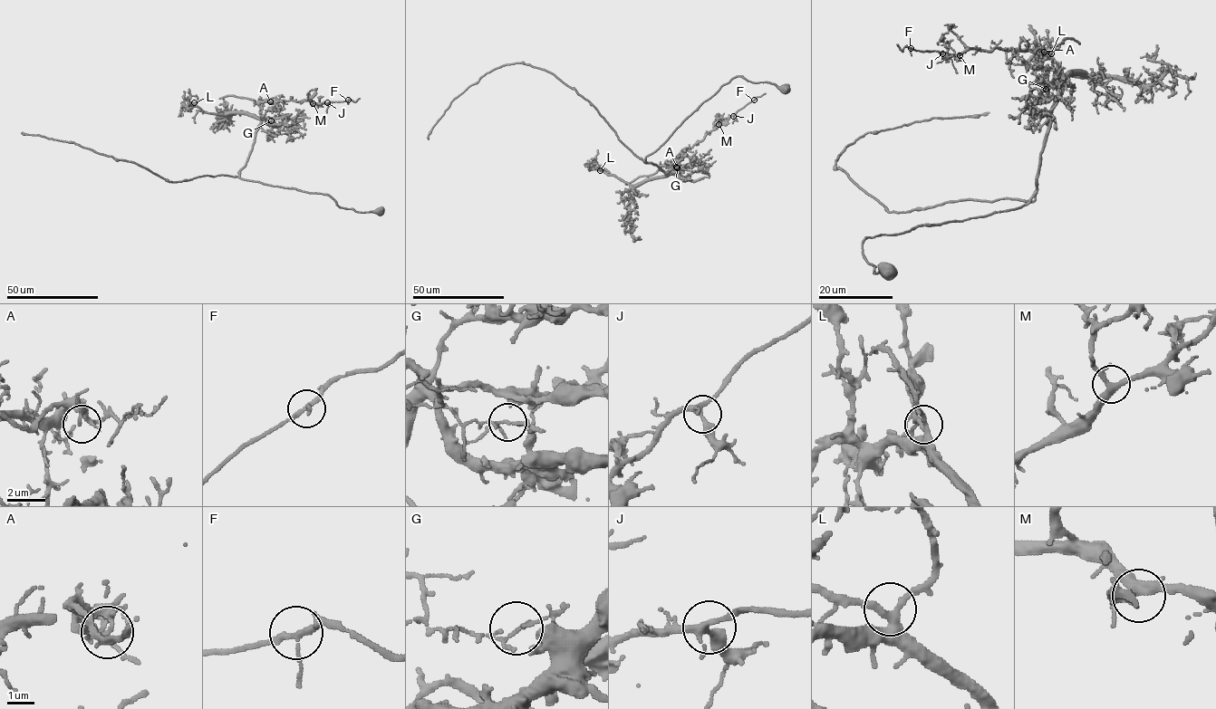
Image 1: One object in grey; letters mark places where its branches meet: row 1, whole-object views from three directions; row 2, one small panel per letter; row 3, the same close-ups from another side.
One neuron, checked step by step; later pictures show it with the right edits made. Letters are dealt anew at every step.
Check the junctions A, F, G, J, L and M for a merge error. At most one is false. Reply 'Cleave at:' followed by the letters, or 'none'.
Cleave at: G

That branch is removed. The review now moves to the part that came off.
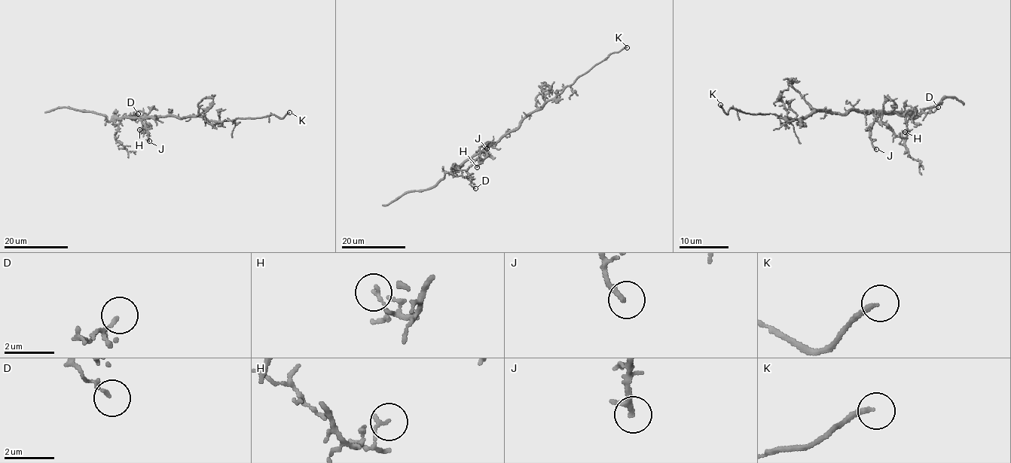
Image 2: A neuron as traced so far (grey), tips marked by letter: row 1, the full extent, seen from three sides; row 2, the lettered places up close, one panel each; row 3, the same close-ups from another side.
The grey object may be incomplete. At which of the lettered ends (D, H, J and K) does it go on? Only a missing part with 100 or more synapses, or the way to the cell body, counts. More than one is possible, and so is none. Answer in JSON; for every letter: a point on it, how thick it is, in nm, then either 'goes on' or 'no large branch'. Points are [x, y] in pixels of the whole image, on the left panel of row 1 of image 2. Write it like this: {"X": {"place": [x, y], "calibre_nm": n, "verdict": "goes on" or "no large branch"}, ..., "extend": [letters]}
{"D": {"place": [138, 114], "calibre_nm": 120, "verdict": "no large branch"}, "H": {"place": [139, 129], "calibre_nm": 130, "verdict": "no large branch"}, "J": {"place": [149, 141], "calibre_nm": 240, "verdict": "no large branch"}, "K": {"place": [289, 112], "calibre_nm": 200, "verdict": "goes on"}, "extend": ["K"]}

